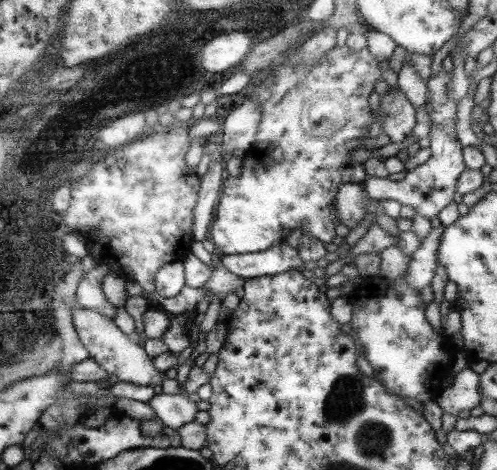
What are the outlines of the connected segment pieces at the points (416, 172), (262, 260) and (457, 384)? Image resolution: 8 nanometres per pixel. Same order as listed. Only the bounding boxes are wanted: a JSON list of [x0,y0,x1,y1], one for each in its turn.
[[364,70,466,220],[221,243,303,278],[435,369,479,415]]

